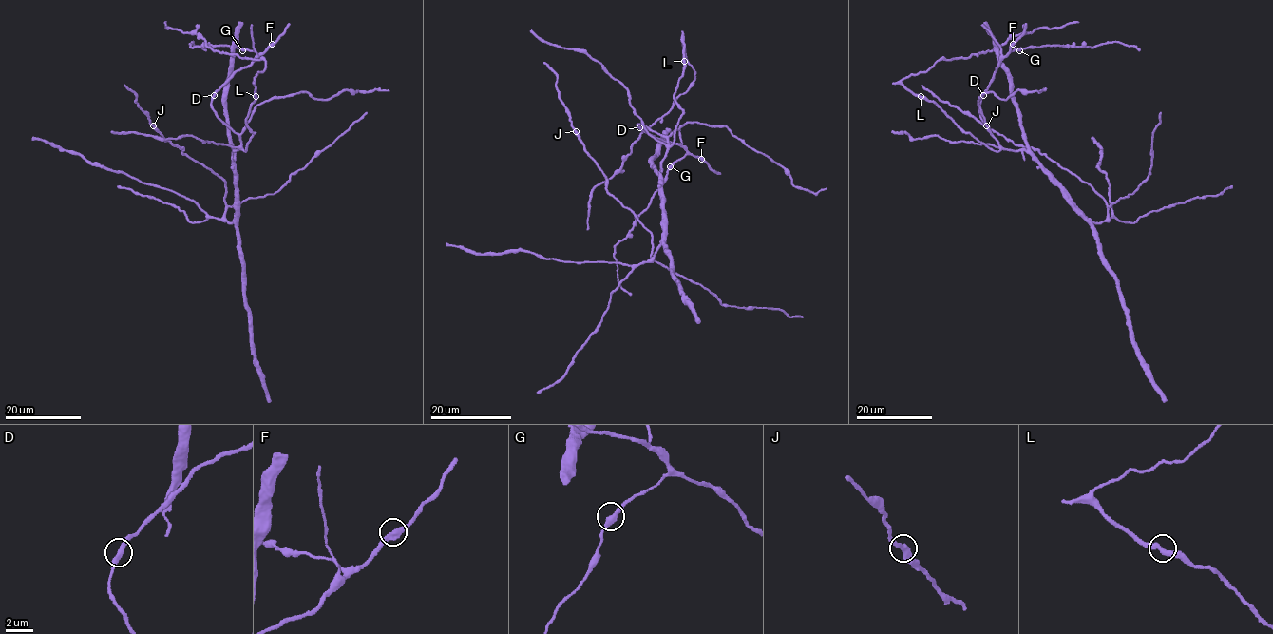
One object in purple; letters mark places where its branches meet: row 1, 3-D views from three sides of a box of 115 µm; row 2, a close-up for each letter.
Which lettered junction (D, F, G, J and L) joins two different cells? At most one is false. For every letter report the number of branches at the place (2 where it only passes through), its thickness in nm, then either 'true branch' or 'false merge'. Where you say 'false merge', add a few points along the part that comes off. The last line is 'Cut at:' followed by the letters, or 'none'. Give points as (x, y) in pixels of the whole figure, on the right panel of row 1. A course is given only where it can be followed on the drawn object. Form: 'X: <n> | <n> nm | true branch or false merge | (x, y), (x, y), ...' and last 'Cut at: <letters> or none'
D: 2 | 360 nm | true branch
F: 2 | 400 nm | true branch
G: 2 | 400 nm | true branch
J: 2 | 400 nm | true branch
L: 2 | 400 nm | true branch
Cut at: none

